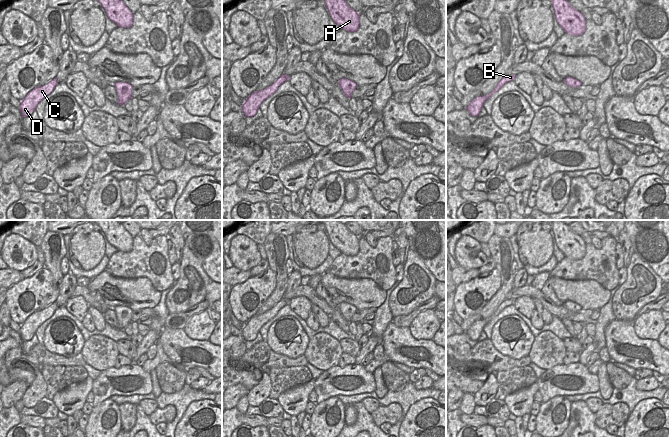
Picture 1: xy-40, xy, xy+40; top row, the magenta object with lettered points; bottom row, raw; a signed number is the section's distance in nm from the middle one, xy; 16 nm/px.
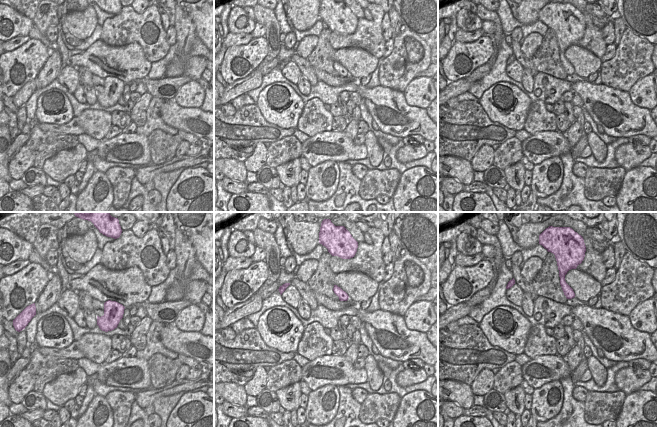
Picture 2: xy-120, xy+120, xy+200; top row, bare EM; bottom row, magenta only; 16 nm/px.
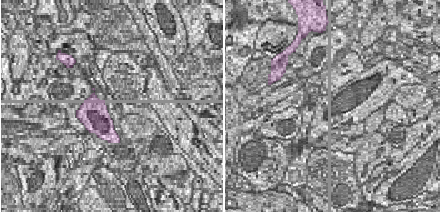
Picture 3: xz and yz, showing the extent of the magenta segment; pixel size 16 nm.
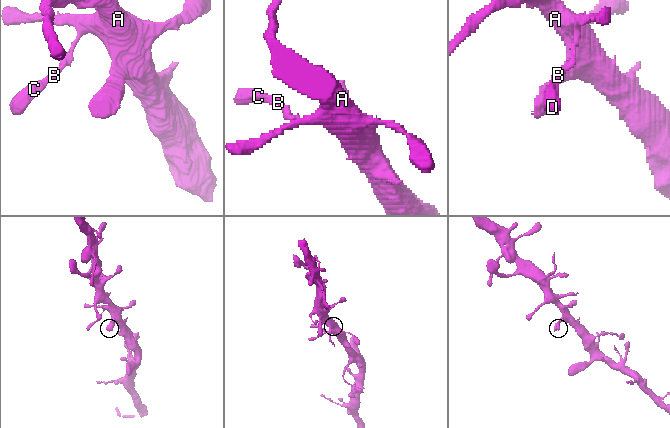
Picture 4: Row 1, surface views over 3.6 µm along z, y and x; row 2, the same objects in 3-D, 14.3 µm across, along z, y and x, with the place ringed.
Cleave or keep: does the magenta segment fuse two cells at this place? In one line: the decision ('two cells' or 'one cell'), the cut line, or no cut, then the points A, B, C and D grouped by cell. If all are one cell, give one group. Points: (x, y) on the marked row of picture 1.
one cell; no cut; A B C D

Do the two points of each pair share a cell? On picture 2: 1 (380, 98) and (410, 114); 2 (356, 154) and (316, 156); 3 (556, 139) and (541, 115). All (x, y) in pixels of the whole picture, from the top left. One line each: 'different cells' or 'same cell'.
1: same cell
2: same cell
3: different cells

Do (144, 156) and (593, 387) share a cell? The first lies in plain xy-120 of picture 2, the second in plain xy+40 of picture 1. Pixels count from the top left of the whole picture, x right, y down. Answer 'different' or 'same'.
same

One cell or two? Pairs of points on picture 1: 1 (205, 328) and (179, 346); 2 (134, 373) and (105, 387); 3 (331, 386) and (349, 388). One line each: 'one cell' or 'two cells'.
1: two cells
2: one cell
3: one cell

